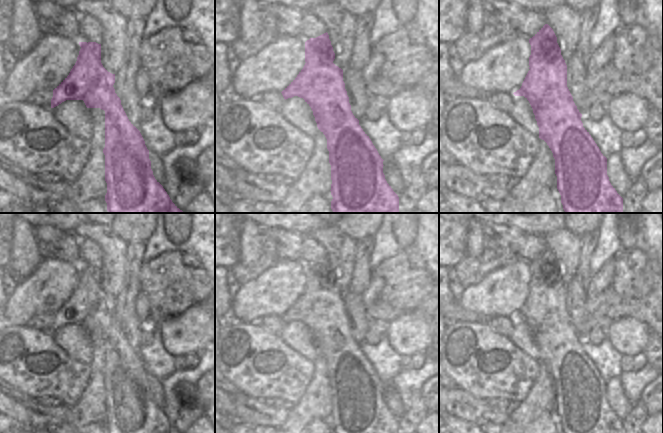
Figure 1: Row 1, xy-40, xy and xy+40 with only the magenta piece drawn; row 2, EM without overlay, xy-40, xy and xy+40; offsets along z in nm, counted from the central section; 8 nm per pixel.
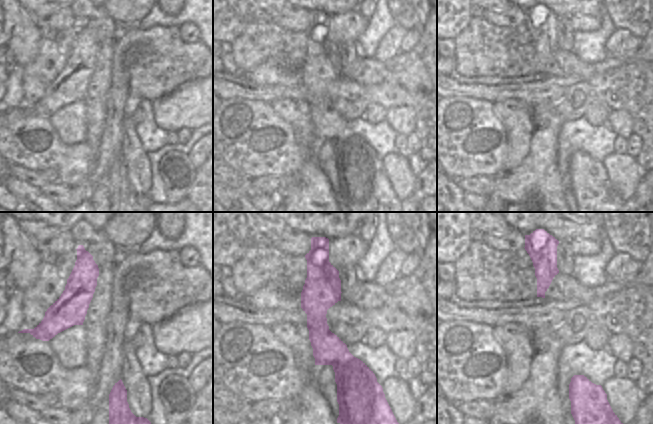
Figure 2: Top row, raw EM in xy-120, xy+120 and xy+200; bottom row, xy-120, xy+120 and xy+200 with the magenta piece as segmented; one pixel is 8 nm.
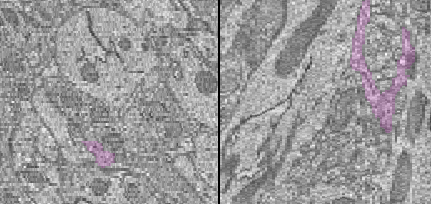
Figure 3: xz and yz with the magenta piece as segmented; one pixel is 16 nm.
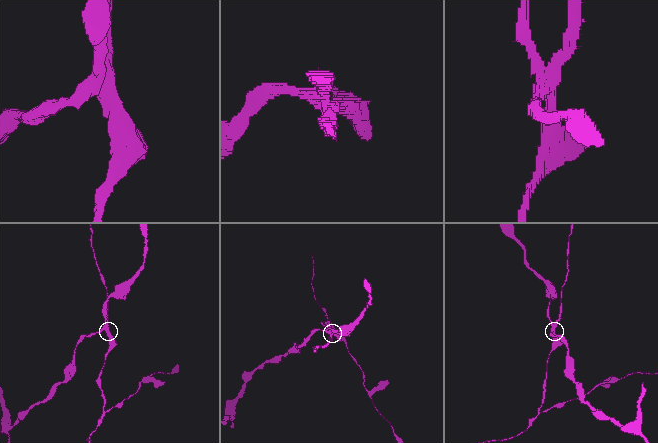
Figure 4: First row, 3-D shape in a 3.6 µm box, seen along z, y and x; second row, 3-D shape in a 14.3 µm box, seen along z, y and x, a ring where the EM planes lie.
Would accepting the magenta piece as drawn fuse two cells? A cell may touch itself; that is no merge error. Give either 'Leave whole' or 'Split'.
Split

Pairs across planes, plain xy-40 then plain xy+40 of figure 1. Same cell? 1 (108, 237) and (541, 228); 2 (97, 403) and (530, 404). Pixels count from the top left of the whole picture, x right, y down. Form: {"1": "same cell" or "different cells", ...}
{"1": "different cells", "2": "same cell"}

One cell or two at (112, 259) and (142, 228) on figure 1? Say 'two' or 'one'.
two

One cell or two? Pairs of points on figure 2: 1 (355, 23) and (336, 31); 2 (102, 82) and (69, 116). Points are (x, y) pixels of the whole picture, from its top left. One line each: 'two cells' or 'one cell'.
1: one cell
2: two cells

